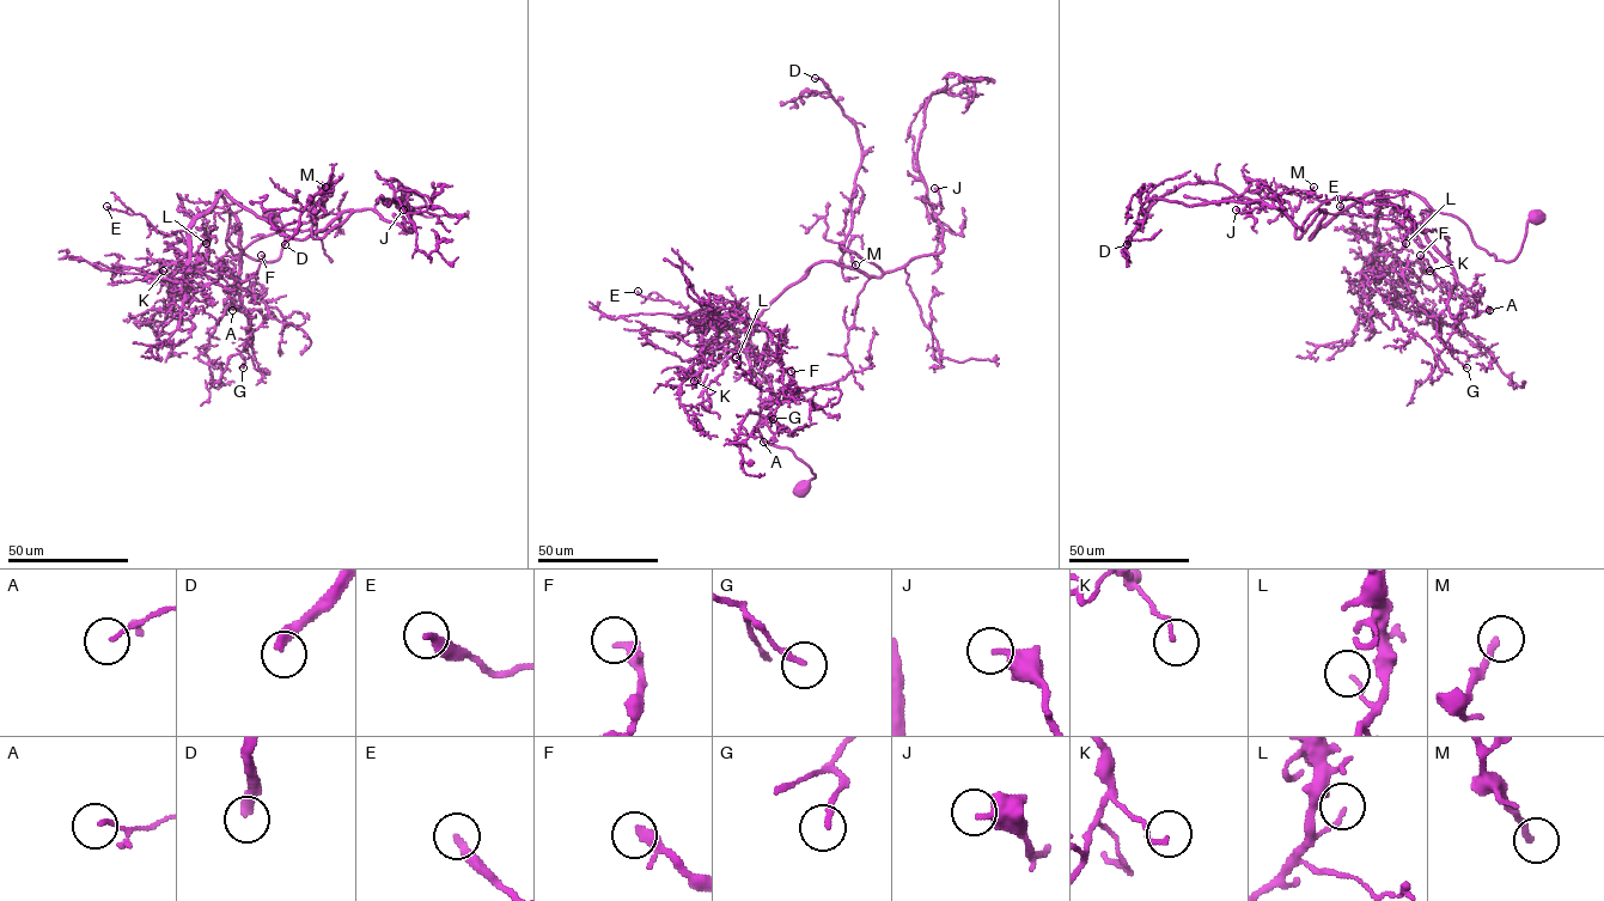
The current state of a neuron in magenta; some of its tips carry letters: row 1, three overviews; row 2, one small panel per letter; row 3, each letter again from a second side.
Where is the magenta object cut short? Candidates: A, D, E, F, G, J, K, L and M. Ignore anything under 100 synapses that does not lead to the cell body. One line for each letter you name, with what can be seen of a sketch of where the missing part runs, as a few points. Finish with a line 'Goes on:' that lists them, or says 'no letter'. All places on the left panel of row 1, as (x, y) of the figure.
D: (285, 244), (279, 268), (280, 299), (294, 316), (304, 311)
Goes on: D

